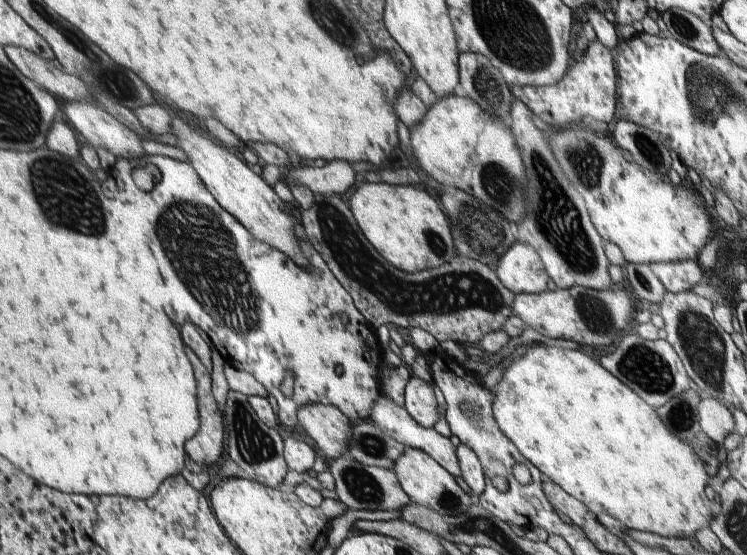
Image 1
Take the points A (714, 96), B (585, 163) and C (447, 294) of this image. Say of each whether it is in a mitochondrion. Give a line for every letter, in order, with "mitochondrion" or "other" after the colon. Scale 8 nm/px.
A: mitochondrion
B: mitochondrion
C: mitochondrion

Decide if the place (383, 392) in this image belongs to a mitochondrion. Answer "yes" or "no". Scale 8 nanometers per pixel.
no

